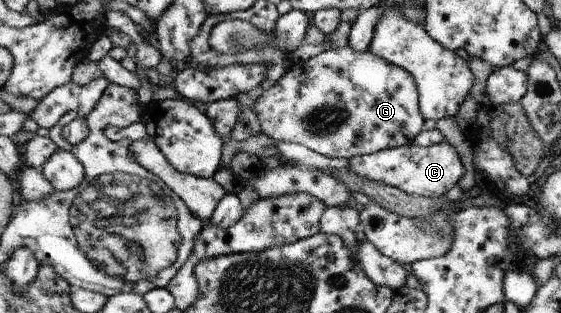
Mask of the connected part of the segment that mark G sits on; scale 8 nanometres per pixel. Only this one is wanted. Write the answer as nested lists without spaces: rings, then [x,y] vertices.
[[[349,45],[329,49],[289,68],[255,101],[254,112],[261,132],[276,142],[297,143],[330,159],[351,159],[383,149],[415,144],[415,137],[423,130],[421,103],[414,75],[371,51],[354,51]]]

